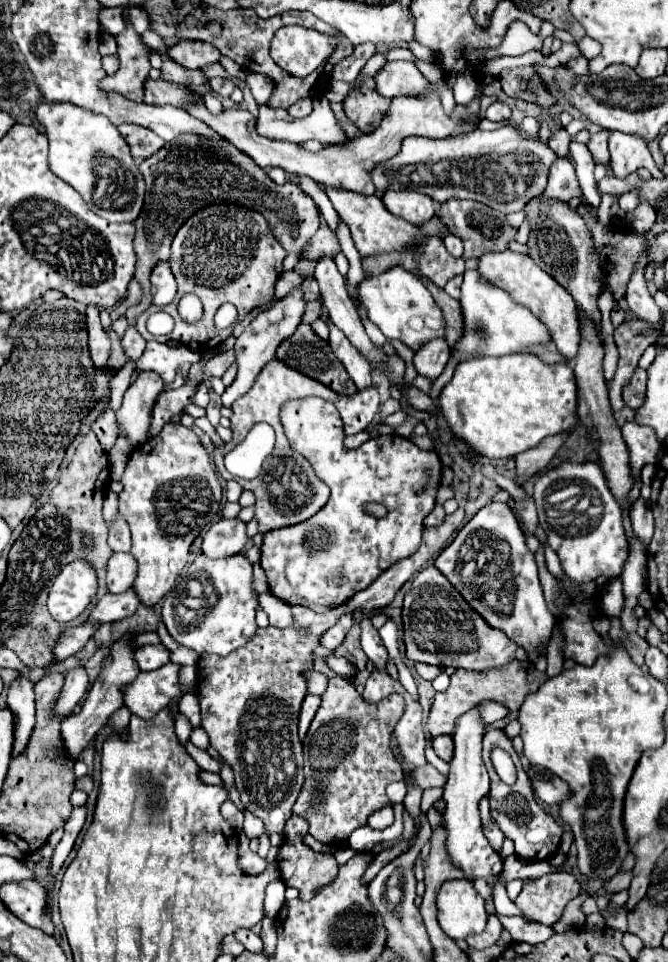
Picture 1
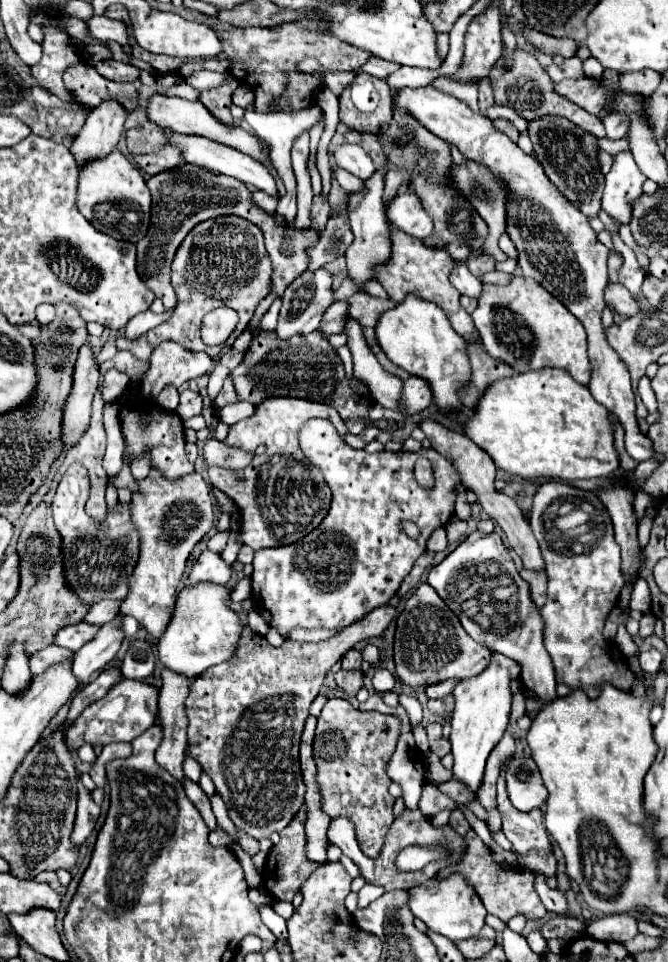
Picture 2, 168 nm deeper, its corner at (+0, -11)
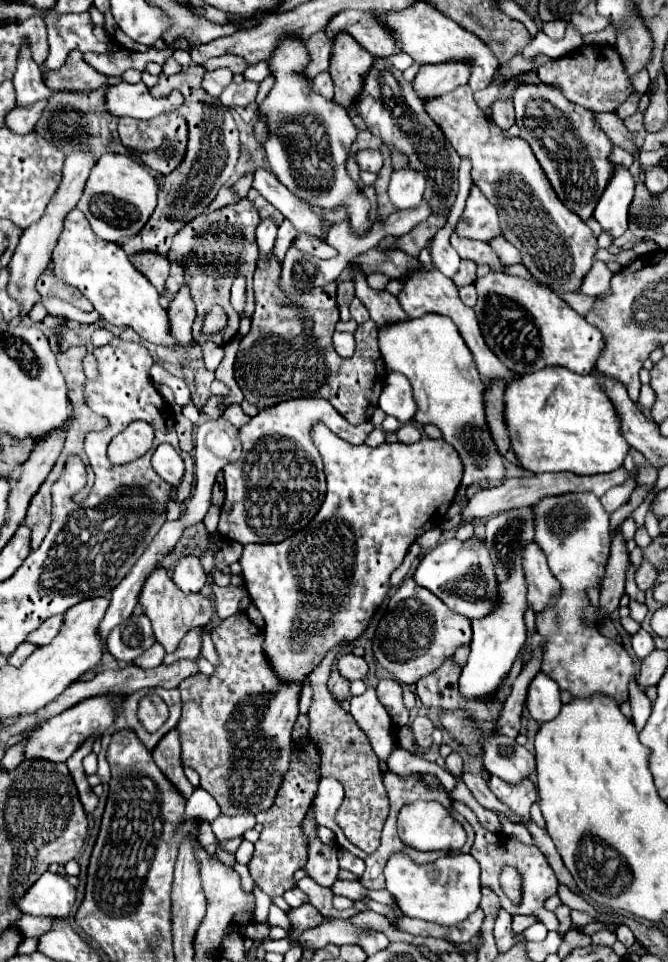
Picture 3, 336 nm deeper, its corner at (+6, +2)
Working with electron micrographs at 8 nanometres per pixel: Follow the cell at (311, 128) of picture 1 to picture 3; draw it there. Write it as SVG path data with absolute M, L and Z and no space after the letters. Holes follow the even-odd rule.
M362 149L356 153L356 161L360 165L362 171L372 171L372 173L378 173L384 165L384 157L378 149Z

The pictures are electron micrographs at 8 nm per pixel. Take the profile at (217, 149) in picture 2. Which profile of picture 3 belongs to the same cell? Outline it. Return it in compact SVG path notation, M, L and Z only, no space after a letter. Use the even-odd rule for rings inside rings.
M256 169L254 173L254 189L268 199L296 229L296 233L304 233L316 239L324 239L324 221L316 215L304 201L296 199L268 169Z

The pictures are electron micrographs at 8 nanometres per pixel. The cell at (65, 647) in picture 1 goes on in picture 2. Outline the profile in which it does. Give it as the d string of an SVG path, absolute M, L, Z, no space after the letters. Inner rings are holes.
M48 646L30 656L30 670L32 674L44 674L56 662L70 662L74 658L72 650L62 650L60 646Z

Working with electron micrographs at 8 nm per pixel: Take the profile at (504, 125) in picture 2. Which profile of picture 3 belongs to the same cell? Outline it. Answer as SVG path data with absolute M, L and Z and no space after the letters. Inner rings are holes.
M496 101L492 107L492 121L496 121L500 129L510 129L516 123L512 101Z

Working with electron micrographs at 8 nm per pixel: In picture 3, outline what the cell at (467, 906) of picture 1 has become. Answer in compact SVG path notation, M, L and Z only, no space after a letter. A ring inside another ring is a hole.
M404 853L388 857L384 867L386 889L406 917L432 921L438 925L462 923L480 905L480 867L472 855L446 855L434 863L418 865Z

